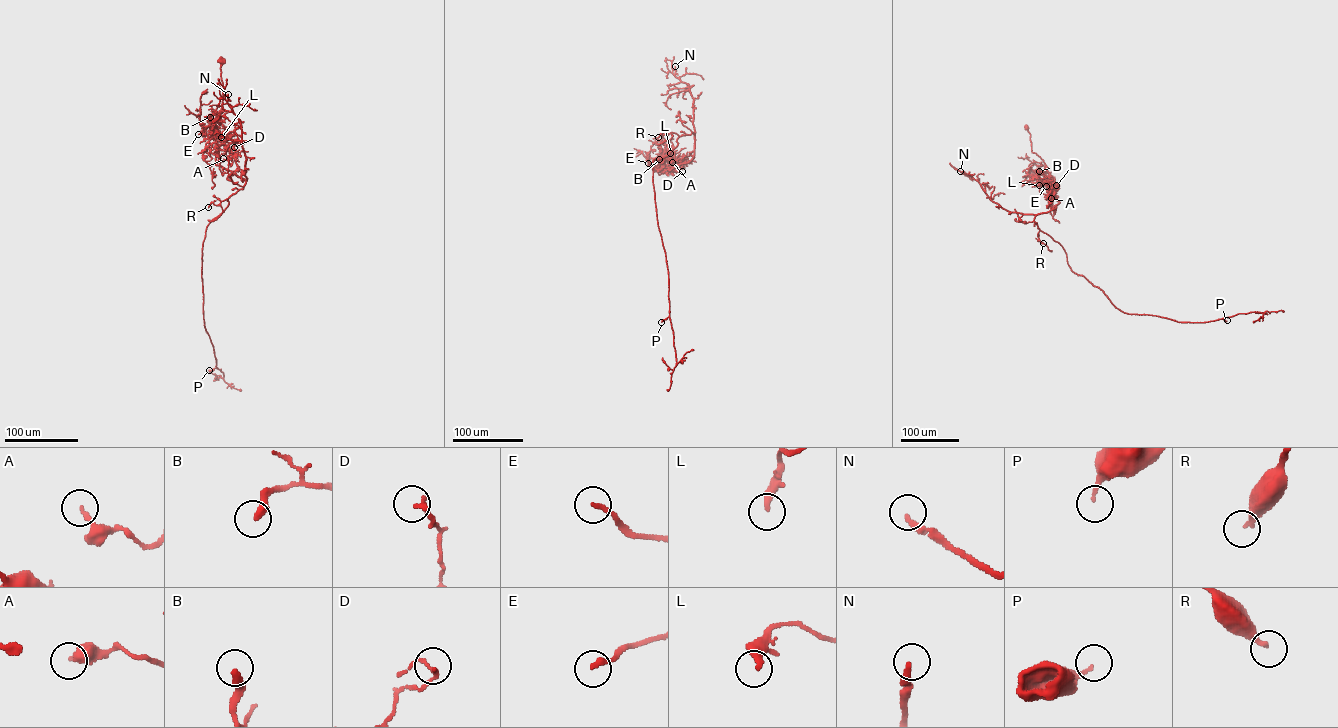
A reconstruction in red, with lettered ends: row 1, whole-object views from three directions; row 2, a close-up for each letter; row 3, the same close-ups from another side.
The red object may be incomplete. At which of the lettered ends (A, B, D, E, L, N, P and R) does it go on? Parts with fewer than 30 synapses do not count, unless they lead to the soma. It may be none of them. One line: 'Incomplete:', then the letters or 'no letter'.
Incomplete: N

